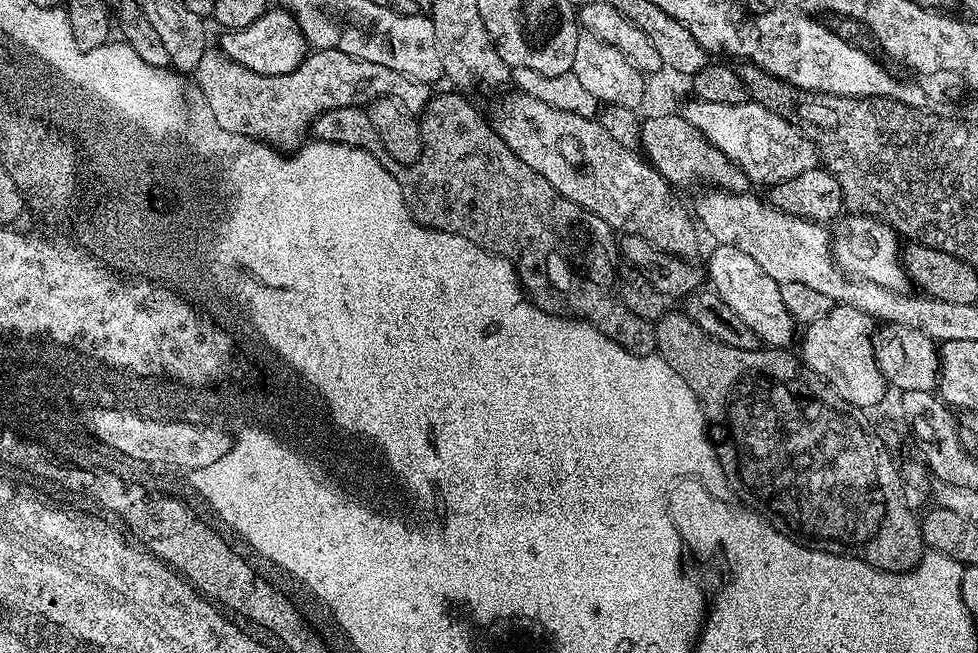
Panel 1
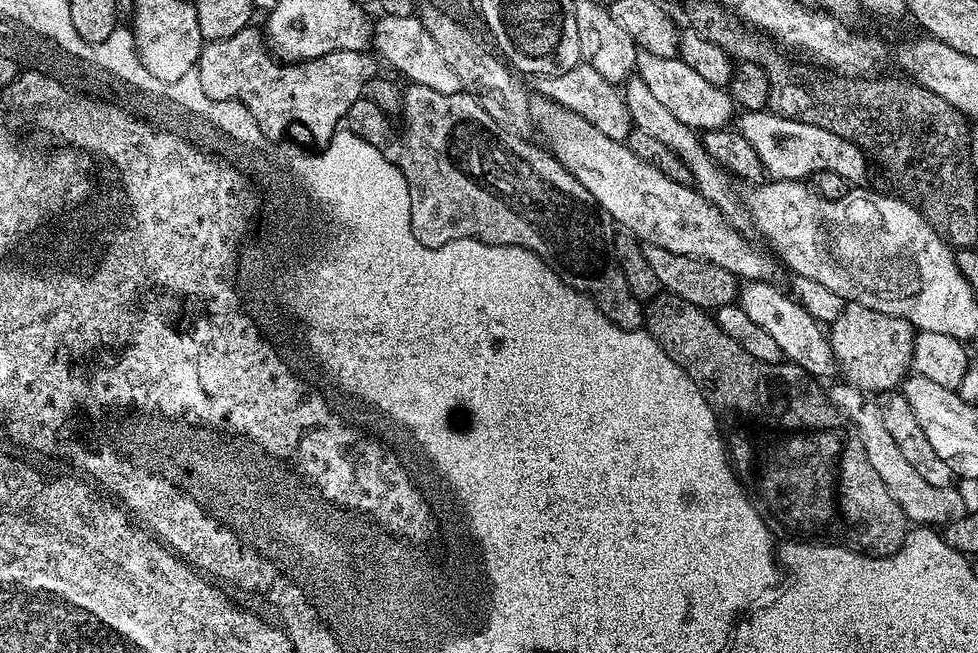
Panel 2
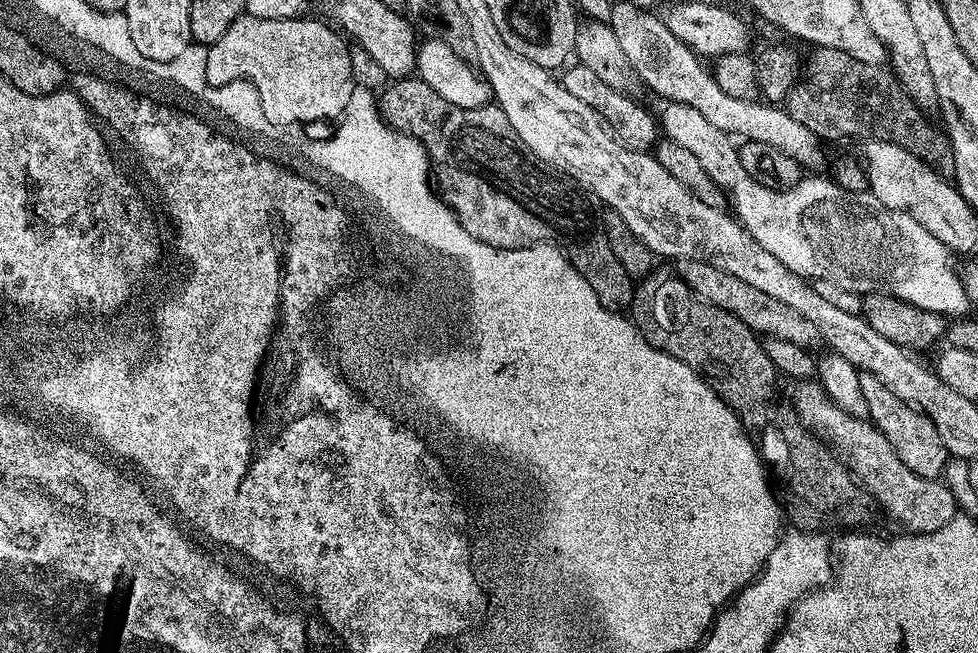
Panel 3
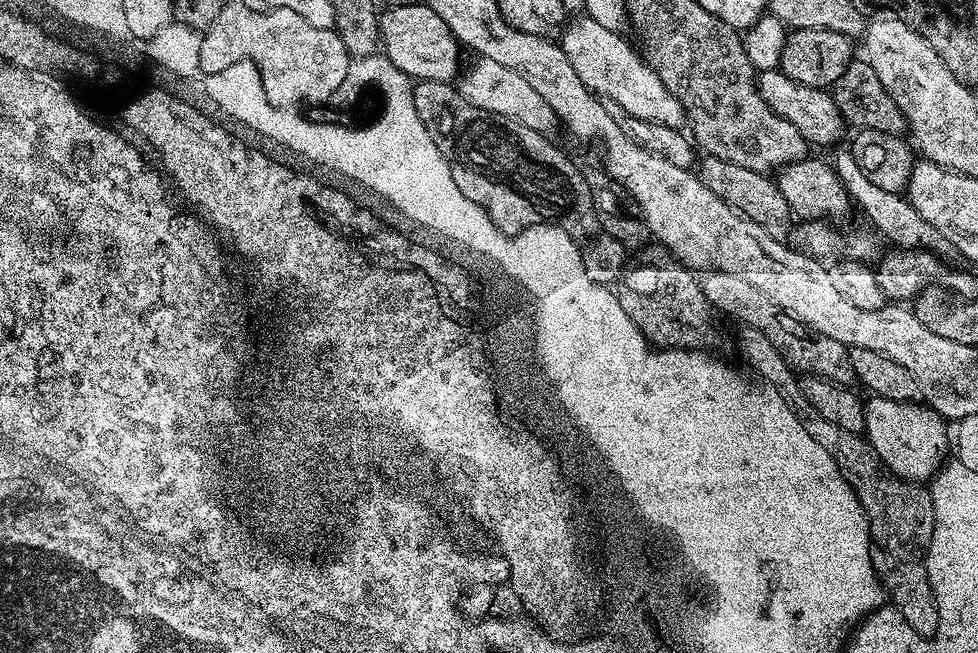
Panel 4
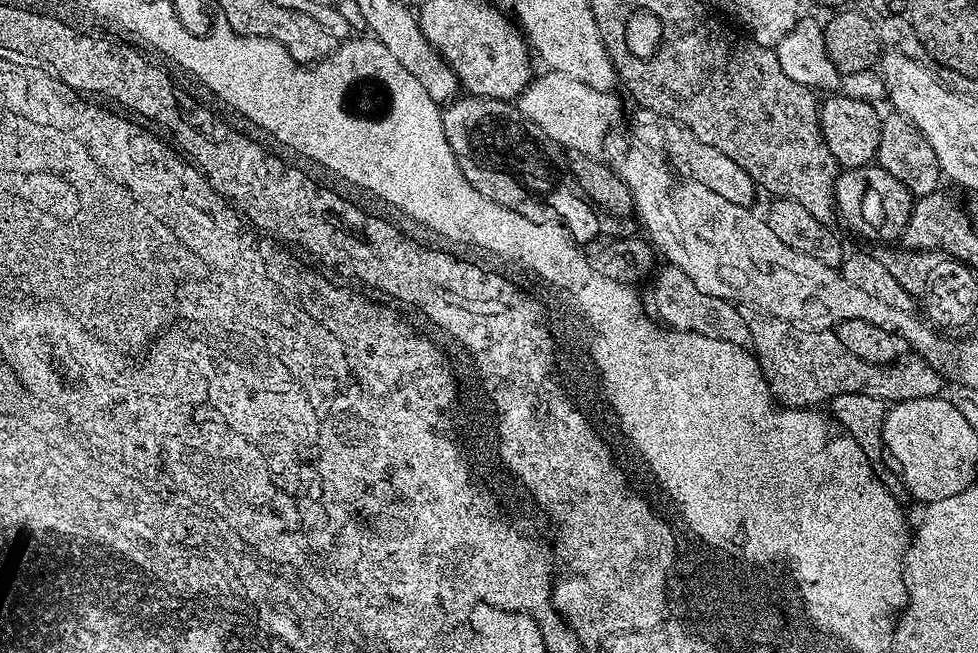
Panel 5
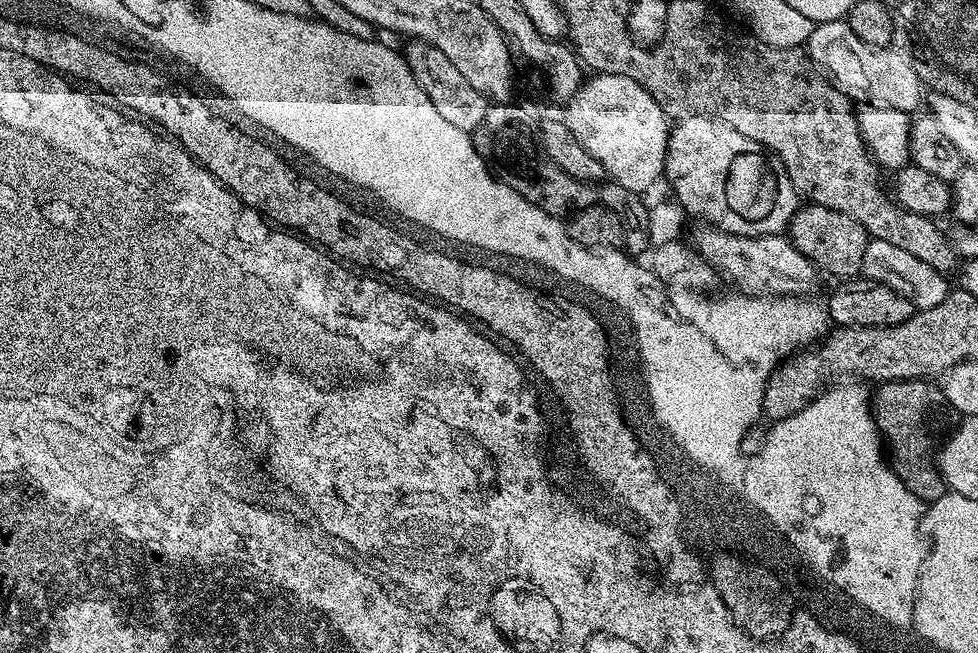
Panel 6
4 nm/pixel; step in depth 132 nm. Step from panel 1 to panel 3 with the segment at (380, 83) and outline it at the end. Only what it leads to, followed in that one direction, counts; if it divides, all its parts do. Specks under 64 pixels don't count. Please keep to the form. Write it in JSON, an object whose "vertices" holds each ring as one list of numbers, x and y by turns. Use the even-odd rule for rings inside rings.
{"vertices":[[247,14,237,17,229,29,207,49,206,81,210,86,226,86,235,80,248,80,257,88,266,118,282,126,316,124,319,120,335,121,343,116,348,111,350,94,357,88,351,70,352,48,331,23,323,19,304,19,279,20]]}

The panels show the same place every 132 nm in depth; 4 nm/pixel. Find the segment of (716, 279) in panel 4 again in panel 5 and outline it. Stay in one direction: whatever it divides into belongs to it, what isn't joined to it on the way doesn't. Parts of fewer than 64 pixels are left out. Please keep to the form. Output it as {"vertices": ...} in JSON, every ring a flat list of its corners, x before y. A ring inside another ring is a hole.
{"vertices":[[759,310,749,311,746,323,750,326,752,342,751,351,760,364,760,373,764,375,768,383,768,389,772,393,772,399,777,405,788,410,808,410,820,403,831,402,838,394,870,394,870,398,878,398,885,402,909,400,910,398,930,398,939,396,945,390,945,377,931,364,927,364,921,356,915,354,905,355,894,364,875,364,858,358,836,337,832,330,813,330,801,328,782,318,778,318,769,312]]}

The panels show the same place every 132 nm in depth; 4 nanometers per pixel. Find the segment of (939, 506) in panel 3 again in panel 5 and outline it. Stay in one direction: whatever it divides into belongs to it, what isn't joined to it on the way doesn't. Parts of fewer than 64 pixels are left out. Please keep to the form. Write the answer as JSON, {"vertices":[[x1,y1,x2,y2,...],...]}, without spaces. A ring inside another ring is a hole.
{"vertices":[[665,263,663,267,664,269,661,272,659,269,654,276,657,312,655,315,669,329,677,332,694,330,708,338,730,342,736,348,748,348,751,345,750,326,742,322,741,309,733,301,714,298,714,294,702,294,702,290,698,290,698,286,694,286,694,282,690,282,690,278,686,278,686,274,682,274,680,268,675,268,669,263]]}

